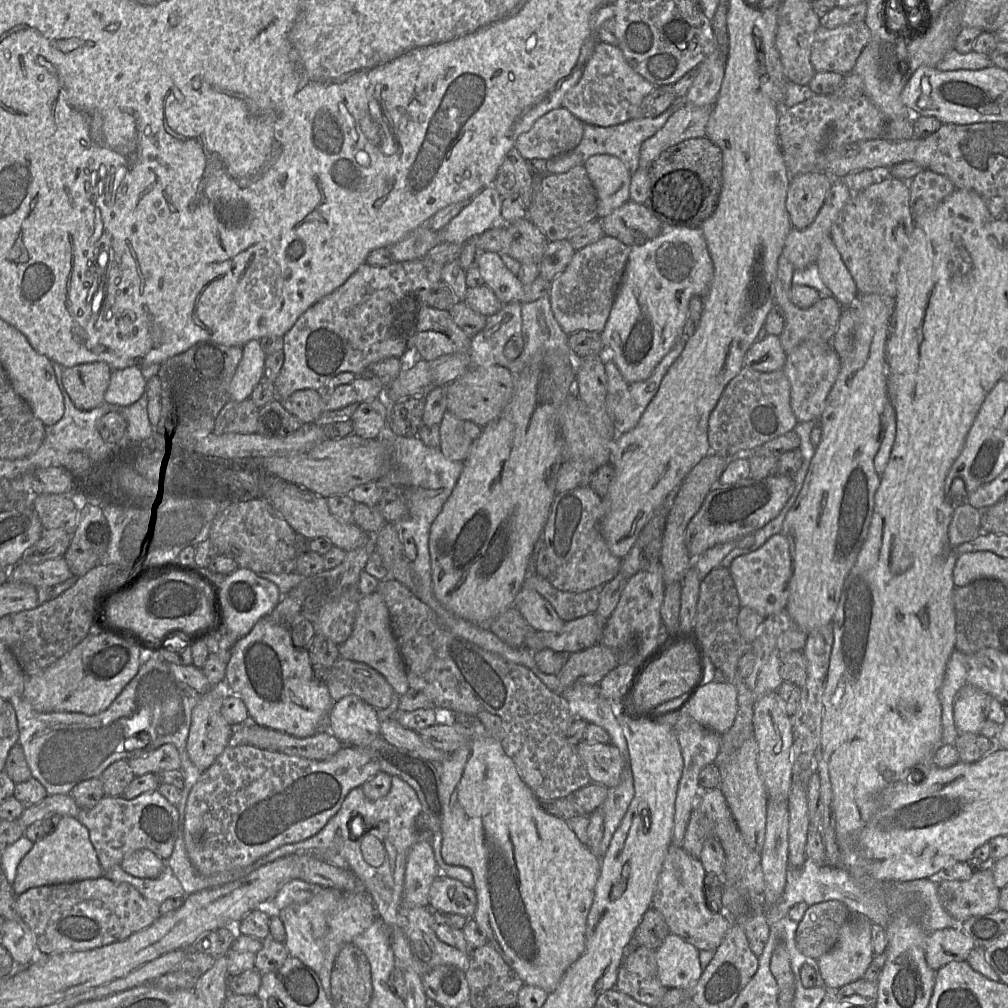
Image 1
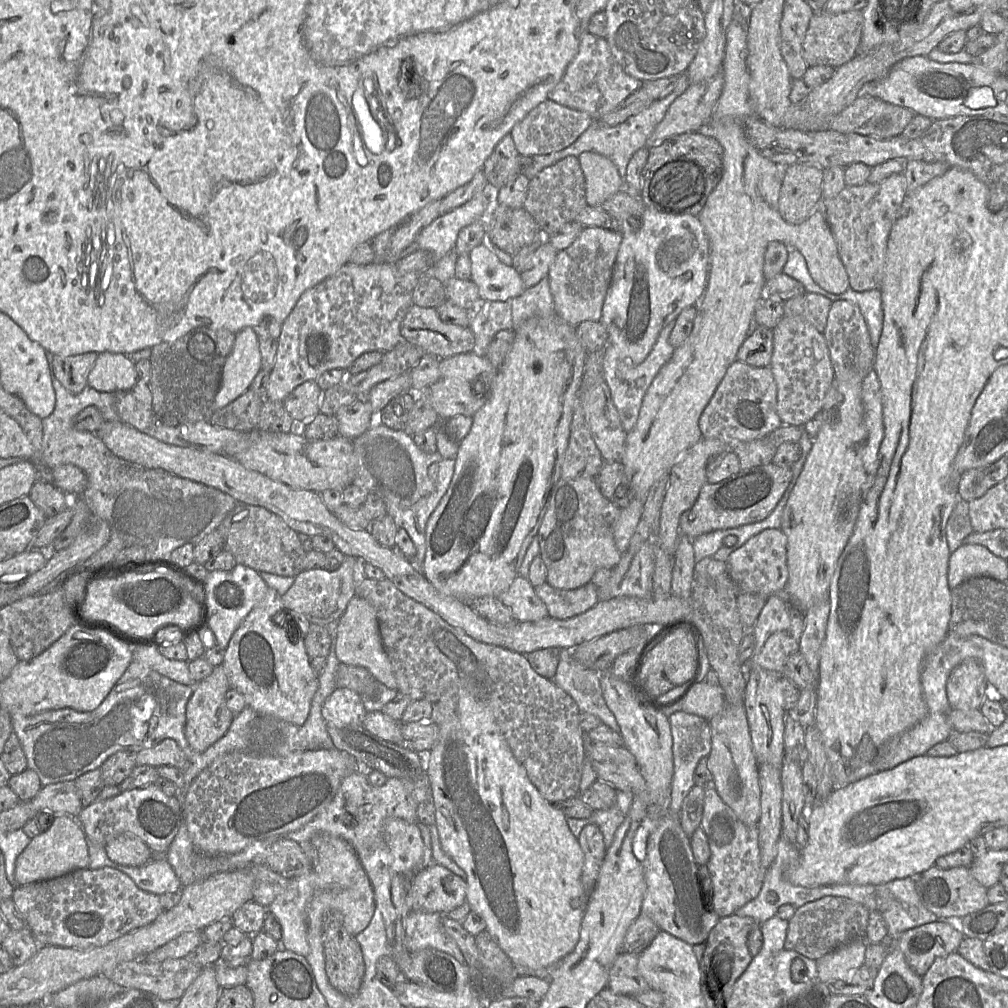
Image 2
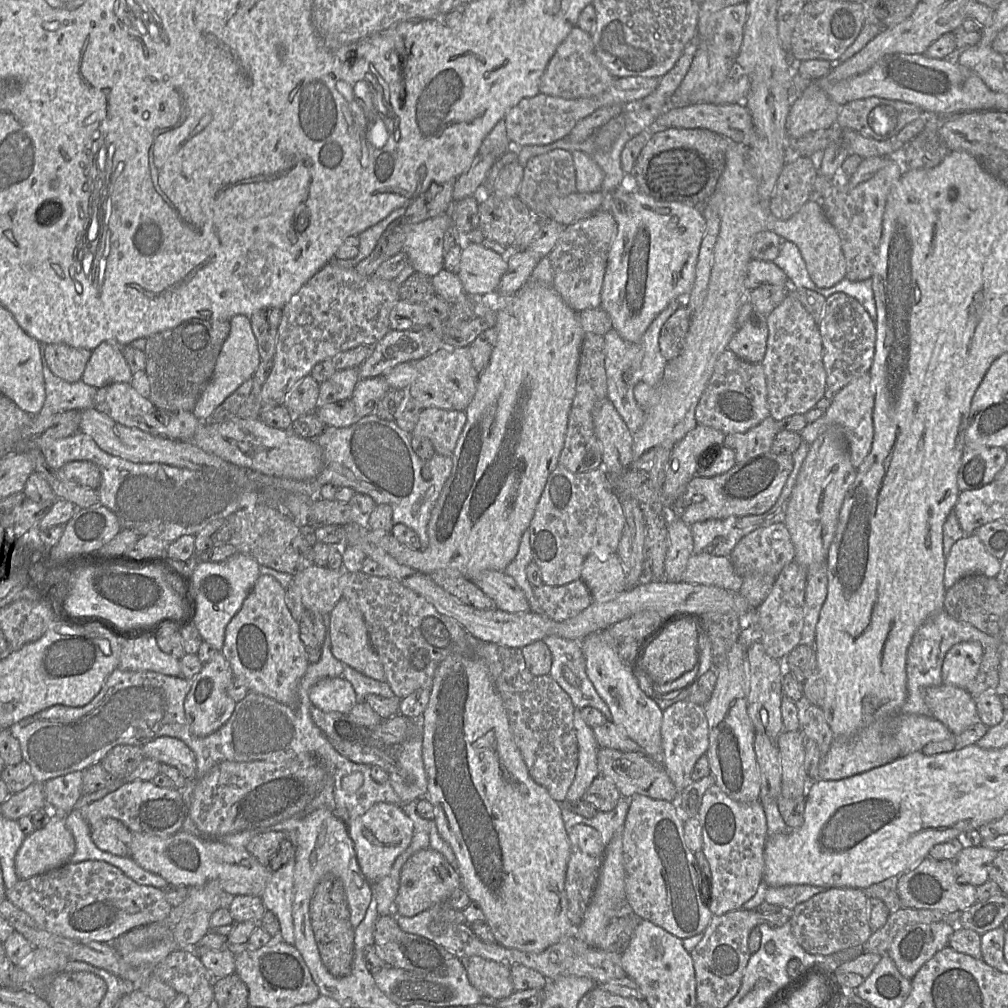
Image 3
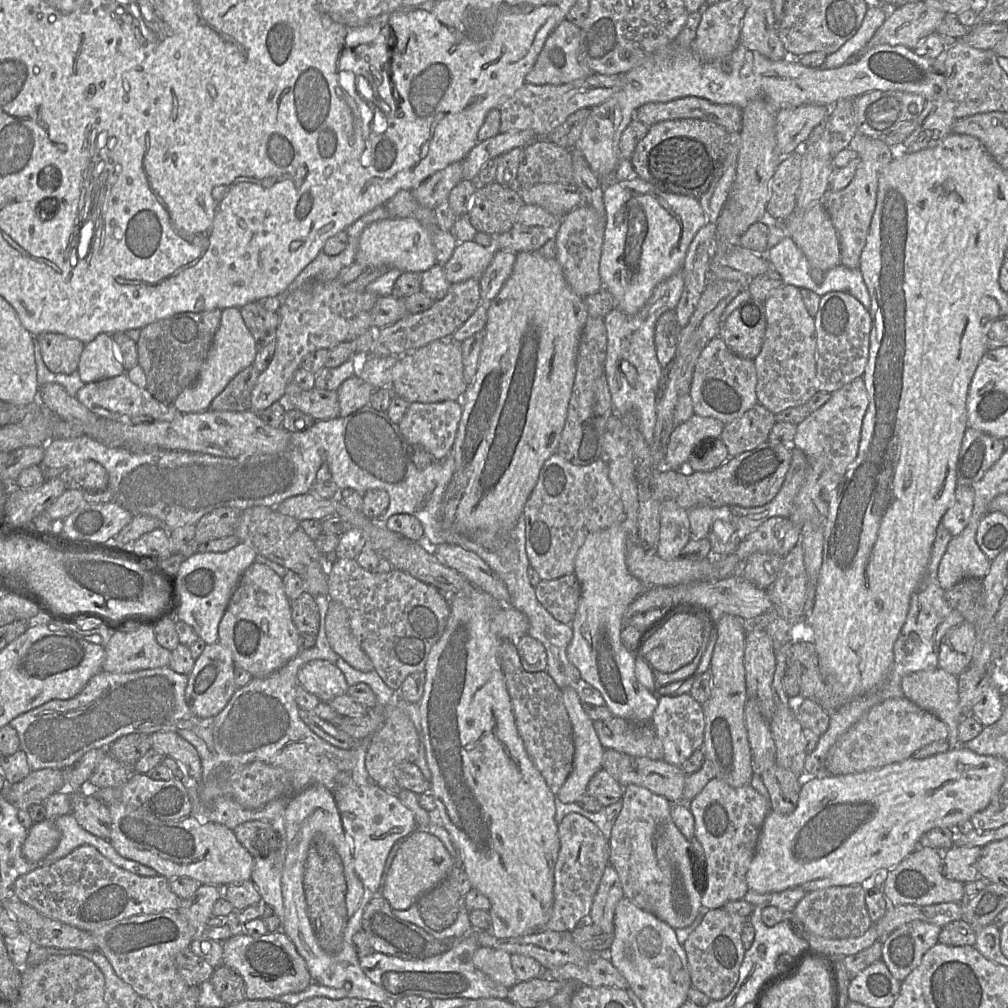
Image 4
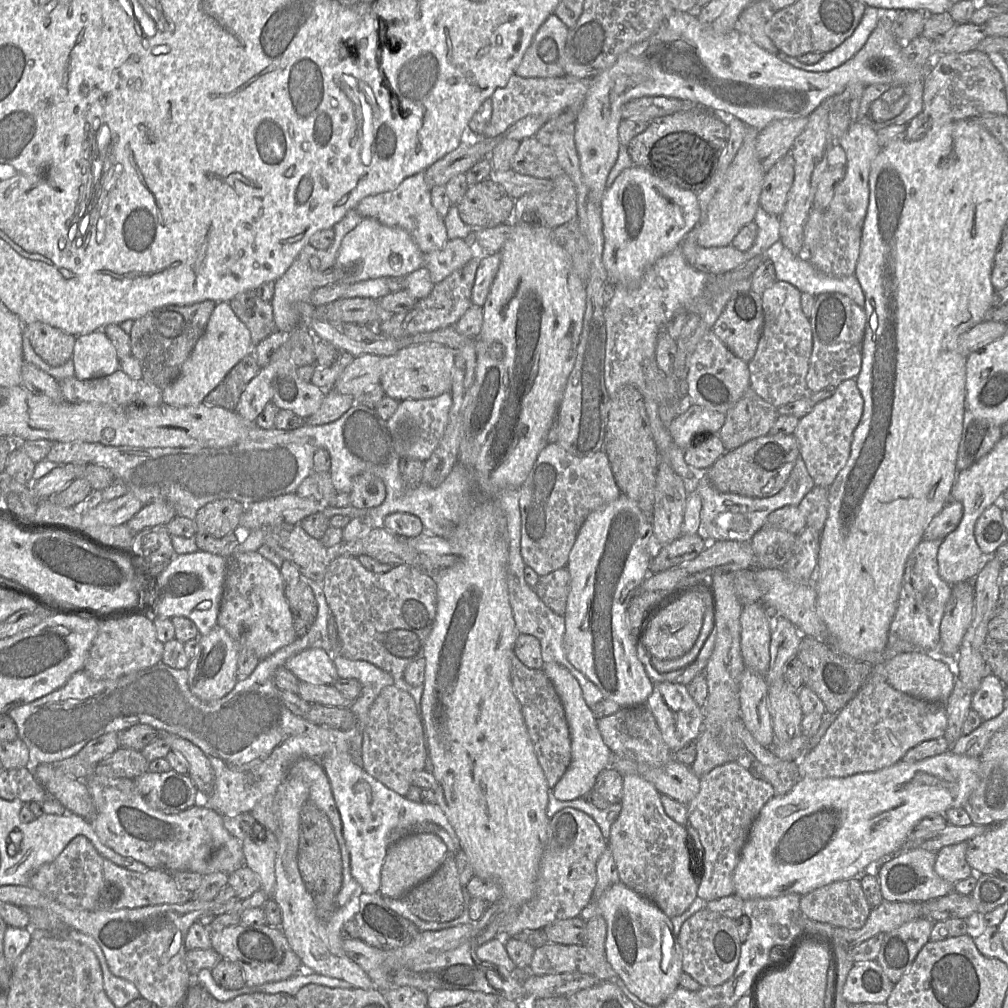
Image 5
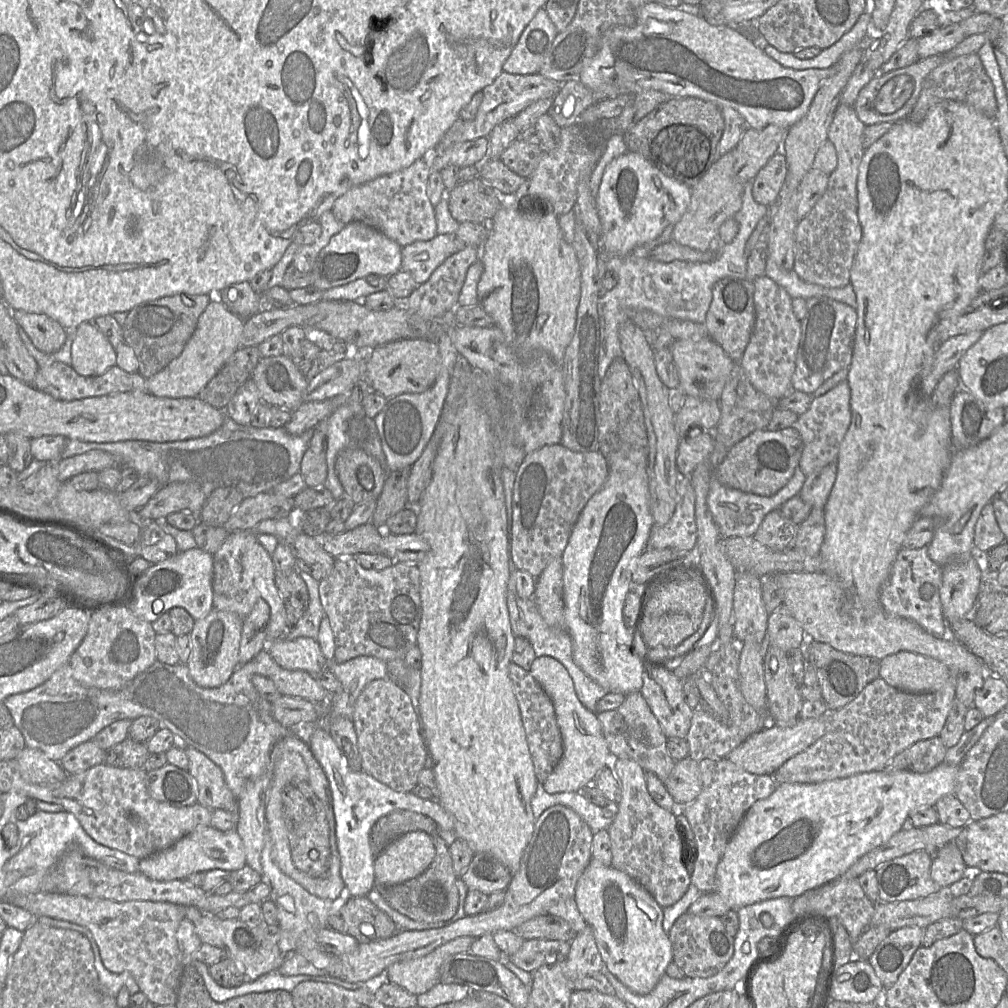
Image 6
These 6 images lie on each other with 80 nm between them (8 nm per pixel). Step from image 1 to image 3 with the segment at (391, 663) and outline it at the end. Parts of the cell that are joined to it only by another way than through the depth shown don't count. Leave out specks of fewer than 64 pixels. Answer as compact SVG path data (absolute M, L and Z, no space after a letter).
M341 599L329 615L331 649L335 658L354 670L375 680L386 682L382 662L371 645L362 613L349 601Z

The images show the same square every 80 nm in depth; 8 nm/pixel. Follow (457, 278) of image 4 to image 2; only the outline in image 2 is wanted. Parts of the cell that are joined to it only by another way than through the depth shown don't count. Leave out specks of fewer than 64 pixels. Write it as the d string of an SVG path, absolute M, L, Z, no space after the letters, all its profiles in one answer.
M485 245L476 246L468 256L471 261L471 281L476 284L482 300L507 301L521 295L527 289L515 268L501 262Z

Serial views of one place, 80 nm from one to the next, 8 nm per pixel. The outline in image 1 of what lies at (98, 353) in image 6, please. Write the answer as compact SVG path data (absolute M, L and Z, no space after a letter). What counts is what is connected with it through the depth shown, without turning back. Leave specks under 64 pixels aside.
M138 366L113 369L105 393L105 402L119 407L130 406L145 393L146 383L143 370Z

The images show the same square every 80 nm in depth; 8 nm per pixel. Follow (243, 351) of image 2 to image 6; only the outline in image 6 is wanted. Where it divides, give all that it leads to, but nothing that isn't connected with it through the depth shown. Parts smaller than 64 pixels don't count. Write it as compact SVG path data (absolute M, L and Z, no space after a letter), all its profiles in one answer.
M212 299L199 317L197 327L182 353L164 369L146 379L148 393L165 398L197 398L199 392L240 348L244 321L219 299Z

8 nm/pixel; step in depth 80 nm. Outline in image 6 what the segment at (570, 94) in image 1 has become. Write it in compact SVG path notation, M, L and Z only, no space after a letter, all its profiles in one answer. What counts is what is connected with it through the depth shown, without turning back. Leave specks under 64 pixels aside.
M543 8L539 9L504 62L503 71L520 75L539 74L558 33L547 12Z

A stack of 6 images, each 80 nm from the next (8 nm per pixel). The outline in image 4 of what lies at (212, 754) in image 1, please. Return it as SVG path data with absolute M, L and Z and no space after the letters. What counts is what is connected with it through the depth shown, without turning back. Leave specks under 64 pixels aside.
M219 642L207 644L203 653L195 660L192 672L188 676L186 701L196 716L209 718L219 714L228 704L236 687L234 683L235 664L231 651Z

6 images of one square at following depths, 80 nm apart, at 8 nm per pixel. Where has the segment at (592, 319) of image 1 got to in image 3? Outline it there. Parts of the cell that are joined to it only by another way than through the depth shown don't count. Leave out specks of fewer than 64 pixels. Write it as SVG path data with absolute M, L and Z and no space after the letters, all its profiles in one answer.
M609 211L597 213L565 226L548 255L553 270L553 287L577 313L601 306L601 293L611 245L617 234L617 223Z

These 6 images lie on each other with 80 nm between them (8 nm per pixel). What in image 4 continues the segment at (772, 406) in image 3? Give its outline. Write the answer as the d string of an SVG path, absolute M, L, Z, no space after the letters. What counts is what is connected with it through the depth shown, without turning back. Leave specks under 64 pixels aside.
M784 284L764 303L767 326L760 354L753 360L757 372L758 402L773 414L807 403L817 392L815 319L804 305L800 289Z

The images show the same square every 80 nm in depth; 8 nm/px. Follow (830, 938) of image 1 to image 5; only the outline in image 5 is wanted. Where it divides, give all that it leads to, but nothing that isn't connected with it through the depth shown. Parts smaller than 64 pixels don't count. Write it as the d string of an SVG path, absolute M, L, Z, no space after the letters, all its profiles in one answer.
M859 878L816 889L802 896L799 904L802 914L812 921L854 930L864 926L872 910Z

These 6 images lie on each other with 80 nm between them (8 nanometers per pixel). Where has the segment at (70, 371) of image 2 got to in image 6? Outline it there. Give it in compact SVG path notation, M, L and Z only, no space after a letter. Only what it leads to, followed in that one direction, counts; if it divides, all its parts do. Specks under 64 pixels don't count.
M22 310L12 311L13 319L29 337L33 345L44 353L55 353L66 341L66 330L45 314Z

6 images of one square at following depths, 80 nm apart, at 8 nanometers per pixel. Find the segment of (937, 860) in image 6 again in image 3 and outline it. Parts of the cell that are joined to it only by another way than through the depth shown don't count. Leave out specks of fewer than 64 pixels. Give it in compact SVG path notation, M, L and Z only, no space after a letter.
M983 846L965 847L954 859L958 881L980 886L989 880L988 868L998 851Z

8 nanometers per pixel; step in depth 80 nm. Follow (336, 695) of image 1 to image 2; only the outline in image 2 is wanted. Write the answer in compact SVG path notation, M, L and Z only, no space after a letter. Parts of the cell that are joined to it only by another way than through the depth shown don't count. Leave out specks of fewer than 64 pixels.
M341 663L336 671L336 688L348 688L360 696L376 697L379 681L364 667Z

